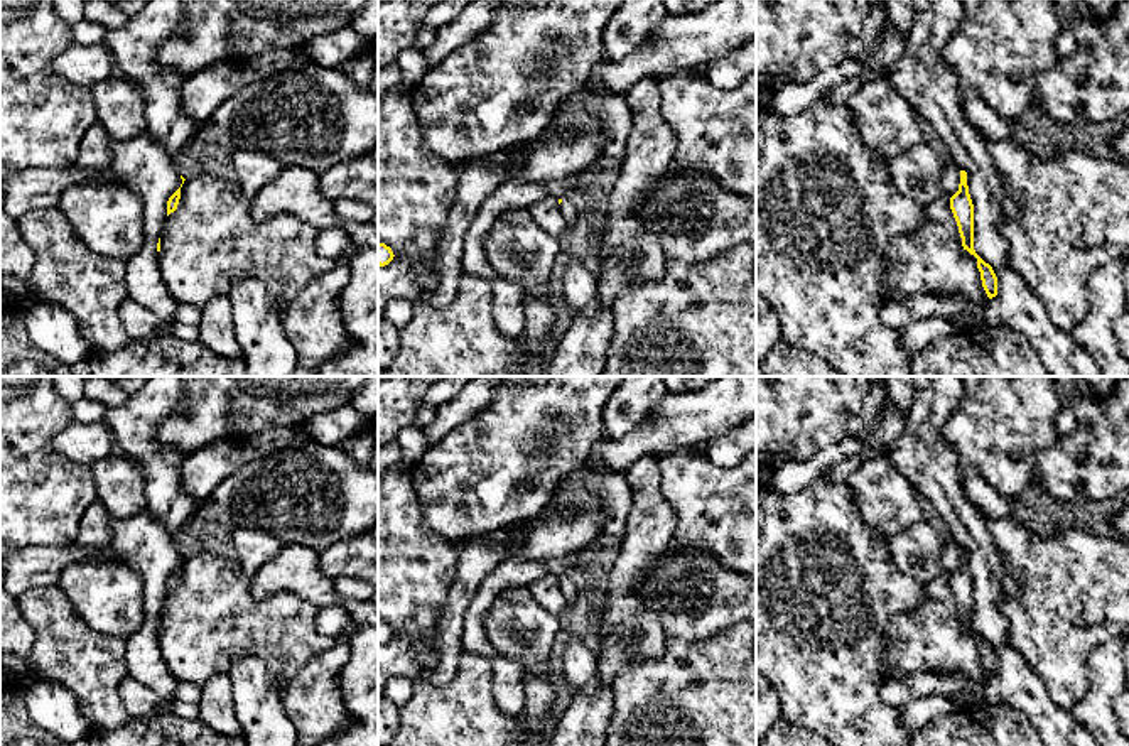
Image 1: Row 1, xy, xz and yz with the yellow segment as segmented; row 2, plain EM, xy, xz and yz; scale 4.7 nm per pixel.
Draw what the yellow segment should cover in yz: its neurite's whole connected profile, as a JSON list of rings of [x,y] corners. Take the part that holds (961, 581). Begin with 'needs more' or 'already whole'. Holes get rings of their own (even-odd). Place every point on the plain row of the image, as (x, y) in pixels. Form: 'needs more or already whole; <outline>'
already whole; [[[960,549],[959,569],[950,576],[950,587],[959,604],[962,624],[977,636],[982,665],[989,677],[997,673],[997,655],[989,641],[986,641],[974,628],[974,582],[969,572],[967,550]]]

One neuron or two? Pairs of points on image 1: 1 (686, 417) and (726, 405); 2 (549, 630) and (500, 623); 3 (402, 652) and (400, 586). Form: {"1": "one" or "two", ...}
{"1": "one", "2": "one", "3": "two"}

